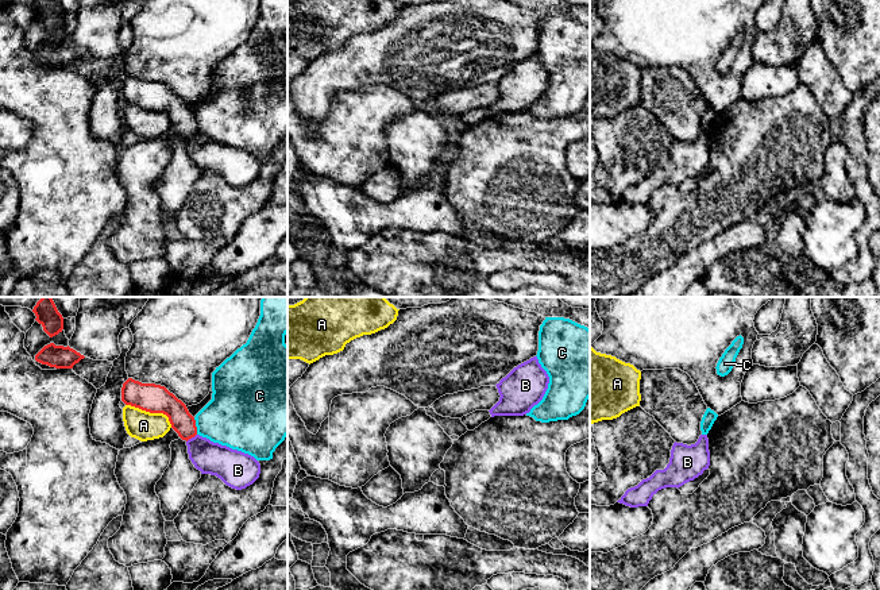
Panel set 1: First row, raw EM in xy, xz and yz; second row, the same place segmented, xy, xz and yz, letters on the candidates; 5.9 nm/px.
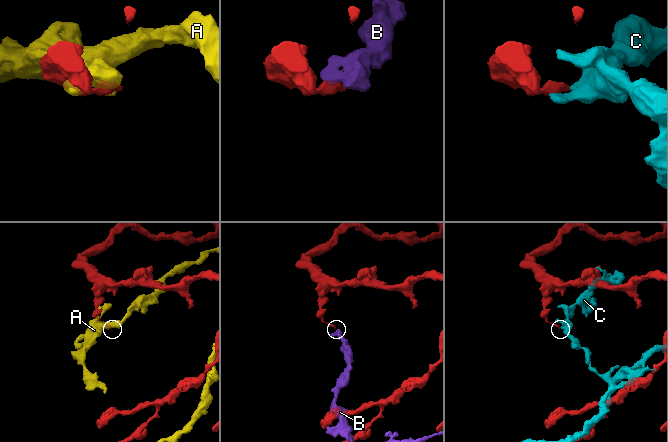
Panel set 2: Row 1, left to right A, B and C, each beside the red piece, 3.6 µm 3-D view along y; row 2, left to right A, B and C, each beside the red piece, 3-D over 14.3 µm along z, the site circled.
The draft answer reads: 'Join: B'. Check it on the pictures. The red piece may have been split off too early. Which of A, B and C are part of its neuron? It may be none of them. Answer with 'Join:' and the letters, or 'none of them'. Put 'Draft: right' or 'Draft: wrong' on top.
Draft: wrong
Join: none of them

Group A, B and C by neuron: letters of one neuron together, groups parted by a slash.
A / B / C

